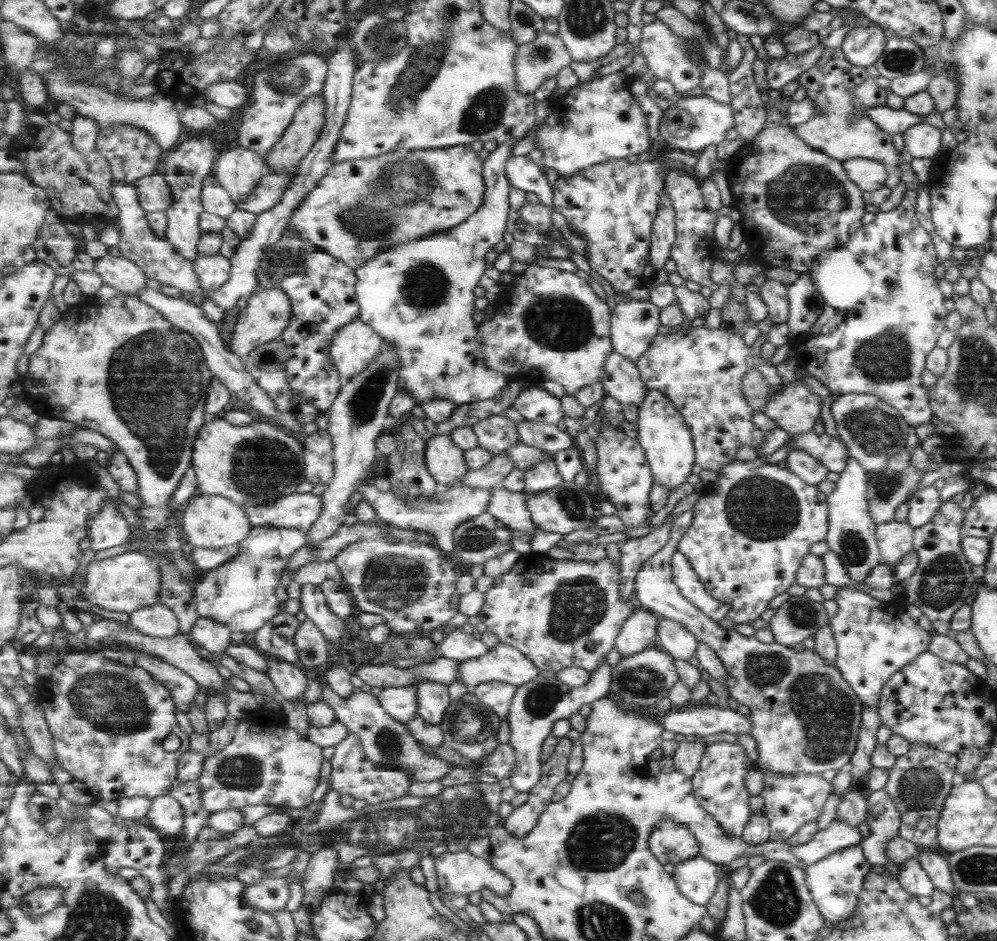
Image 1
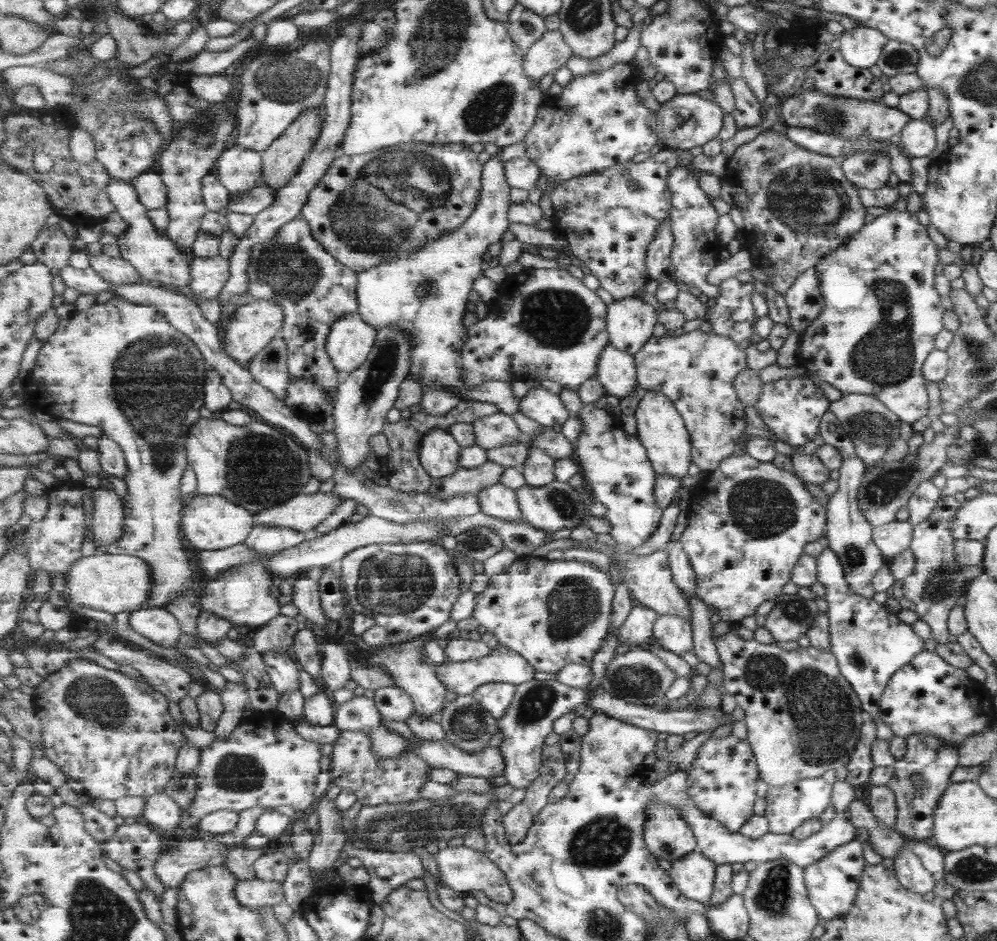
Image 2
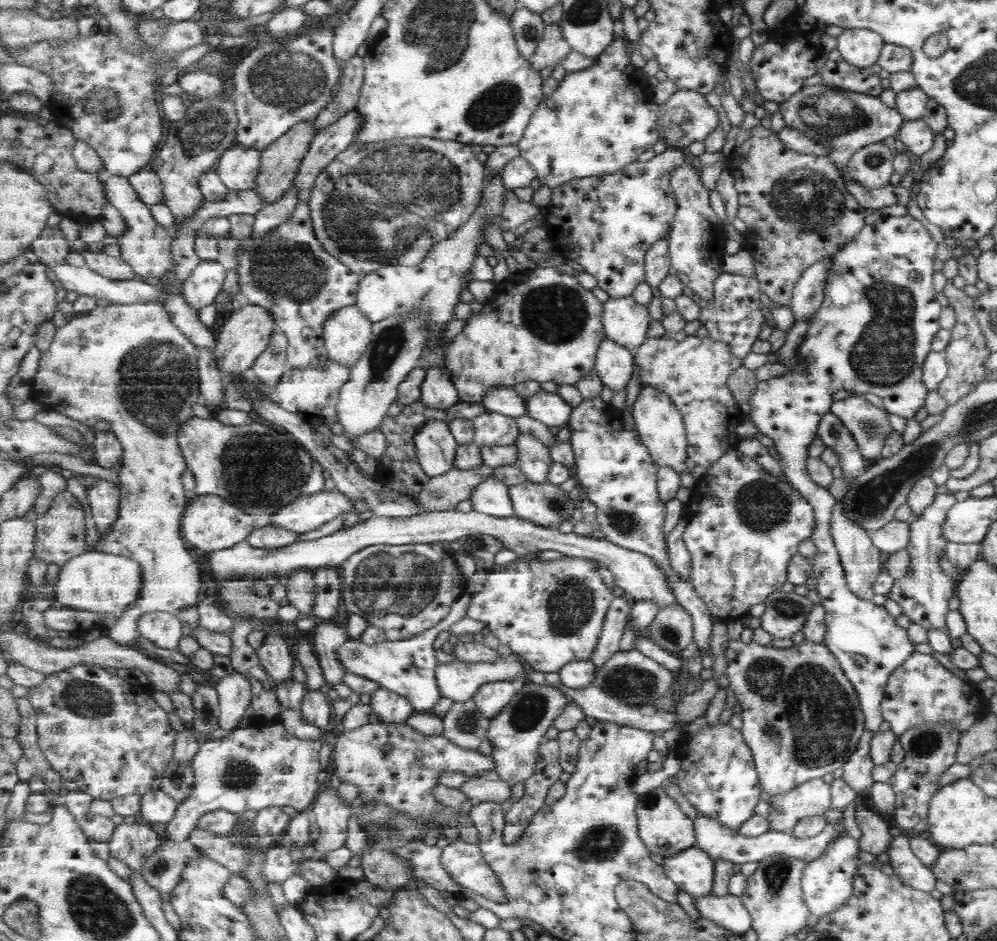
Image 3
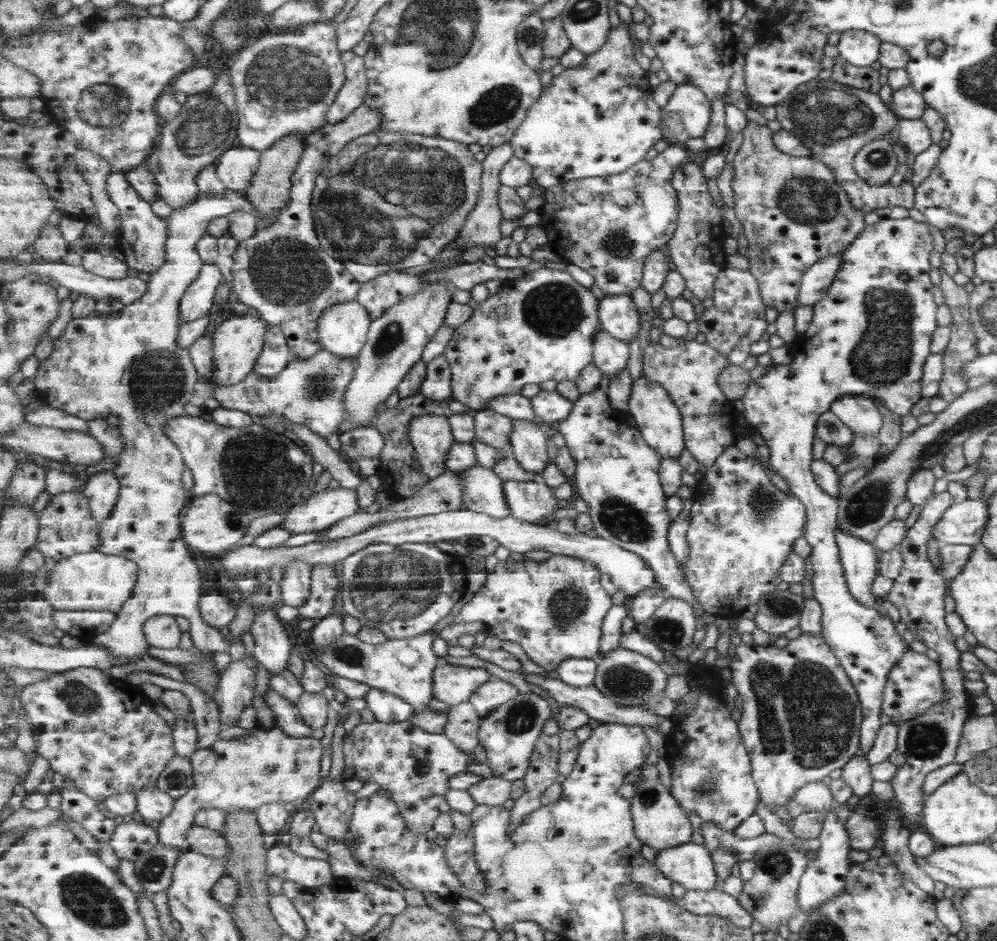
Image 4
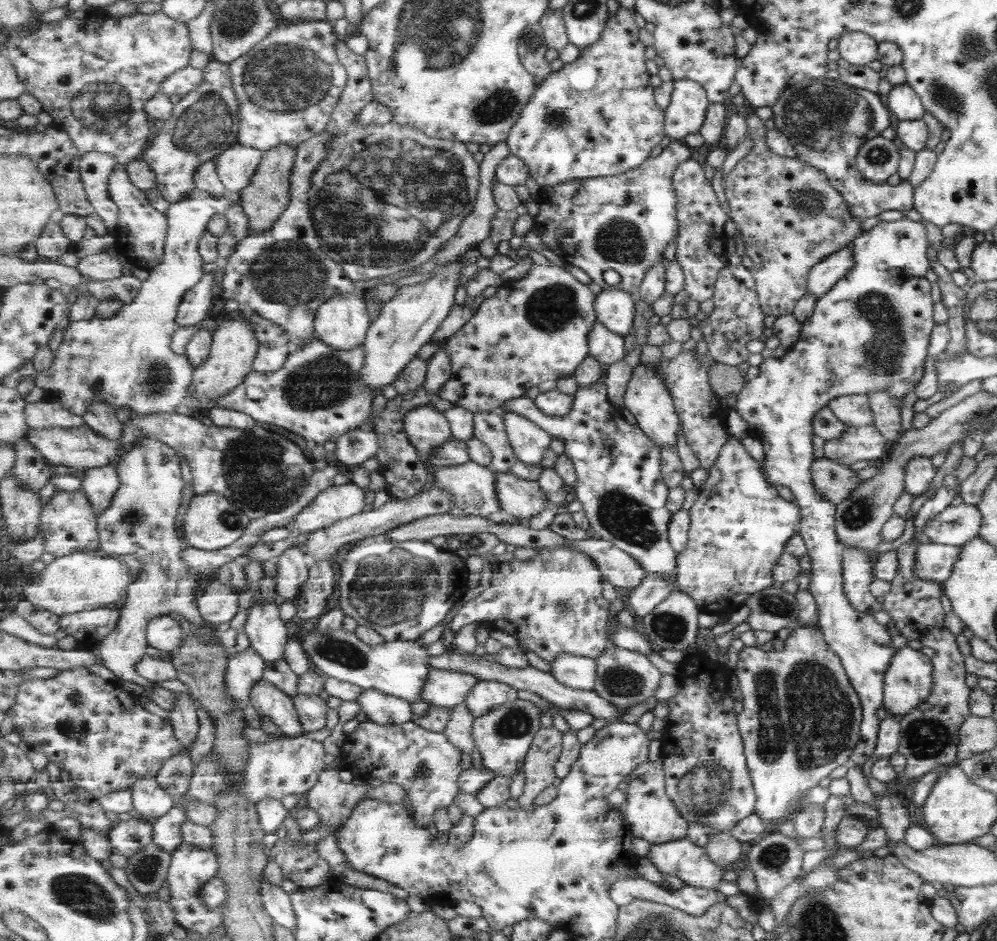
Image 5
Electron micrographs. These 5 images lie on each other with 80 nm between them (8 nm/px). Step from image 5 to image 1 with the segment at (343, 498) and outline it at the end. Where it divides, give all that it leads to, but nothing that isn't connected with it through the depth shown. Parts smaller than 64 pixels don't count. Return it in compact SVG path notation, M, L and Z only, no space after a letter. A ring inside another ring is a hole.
M294 492L266 504L243 506L253 528L276 527L309 532L323 513L322 495Z

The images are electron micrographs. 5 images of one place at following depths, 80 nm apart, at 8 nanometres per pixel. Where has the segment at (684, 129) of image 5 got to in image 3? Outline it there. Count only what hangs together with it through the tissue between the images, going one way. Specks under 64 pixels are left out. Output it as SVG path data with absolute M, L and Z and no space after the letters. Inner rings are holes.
M679 88L665 104L660 105L659 114L659 134L667 146L671 147L687 148L691 142L705 142L720 125L717 110L705 100L704 94L697 92L697 89Z

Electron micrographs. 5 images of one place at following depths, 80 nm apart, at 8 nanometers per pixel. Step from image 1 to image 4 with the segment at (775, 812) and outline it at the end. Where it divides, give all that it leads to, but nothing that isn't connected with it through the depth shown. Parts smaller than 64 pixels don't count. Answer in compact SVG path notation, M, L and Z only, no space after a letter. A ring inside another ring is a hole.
M809 782L788 800L785 804L791 818L802 815L804 812L826 813L834 800L831 799L829 788L822 782Z

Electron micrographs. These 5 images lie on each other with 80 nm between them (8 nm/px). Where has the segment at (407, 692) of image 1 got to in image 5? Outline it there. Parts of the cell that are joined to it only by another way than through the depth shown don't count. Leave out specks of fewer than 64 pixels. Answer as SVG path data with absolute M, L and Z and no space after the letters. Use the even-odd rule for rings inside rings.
M364 689L363 694L356 702L369 721L377 722L383 726L403 724L413 720L412 702L380 690Z

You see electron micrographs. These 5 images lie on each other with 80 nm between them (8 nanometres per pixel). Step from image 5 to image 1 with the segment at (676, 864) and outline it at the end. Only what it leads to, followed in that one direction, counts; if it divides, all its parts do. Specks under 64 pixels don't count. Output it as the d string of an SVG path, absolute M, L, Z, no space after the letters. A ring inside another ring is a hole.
M702 855L681 862L673 876L679 891L699 906L710 905L721 882L718 866Z

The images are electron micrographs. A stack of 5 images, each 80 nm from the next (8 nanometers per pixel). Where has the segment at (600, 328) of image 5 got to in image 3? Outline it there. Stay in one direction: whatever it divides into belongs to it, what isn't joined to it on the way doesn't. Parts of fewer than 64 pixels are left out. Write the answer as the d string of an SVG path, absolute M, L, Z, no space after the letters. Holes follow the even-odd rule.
M607 337L602 339L595 369L605 386L613 392L621 392L634 377L635 352Z

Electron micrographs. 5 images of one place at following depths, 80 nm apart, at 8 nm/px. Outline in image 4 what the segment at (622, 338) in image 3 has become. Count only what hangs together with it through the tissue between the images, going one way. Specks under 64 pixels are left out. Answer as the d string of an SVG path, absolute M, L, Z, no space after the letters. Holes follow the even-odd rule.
M605 294L598 308L602 329L631 344L641 330L641 315L632 295Z

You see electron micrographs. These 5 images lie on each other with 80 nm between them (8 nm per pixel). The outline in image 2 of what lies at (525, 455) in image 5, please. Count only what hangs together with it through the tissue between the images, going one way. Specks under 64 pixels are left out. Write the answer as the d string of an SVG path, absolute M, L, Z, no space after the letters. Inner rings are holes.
M531 447L529 458L525 462L522 473L525 475L527 485L544 487L557 481L555 474L555 459L539 448Z

